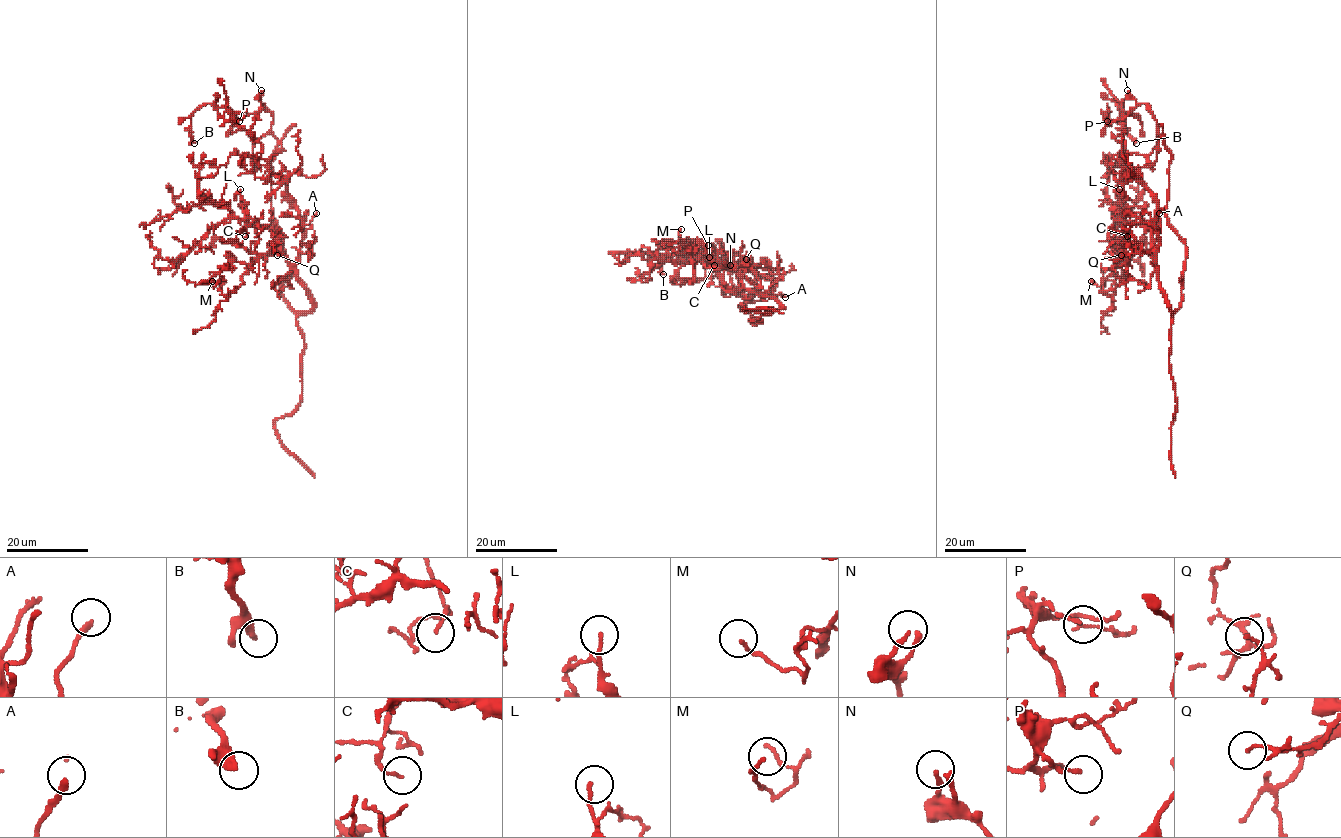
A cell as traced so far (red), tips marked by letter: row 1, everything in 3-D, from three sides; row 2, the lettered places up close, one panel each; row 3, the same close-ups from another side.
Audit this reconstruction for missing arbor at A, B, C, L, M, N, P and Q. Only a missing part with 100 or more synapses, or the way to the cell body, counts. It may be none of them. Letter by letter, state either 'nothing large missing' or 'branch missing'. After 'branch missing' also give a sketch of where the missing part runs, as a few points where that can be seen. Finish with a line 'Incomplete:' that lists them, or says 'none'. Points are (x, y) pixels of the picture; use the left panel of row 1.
A: nothing large missing
B: nothing large missing
C: nothing large missing
L: nothing large missing
M: nothing large missing
N: nothing large missing
P: nothing large missing
Q: nothing large missing
Incomplete: none

